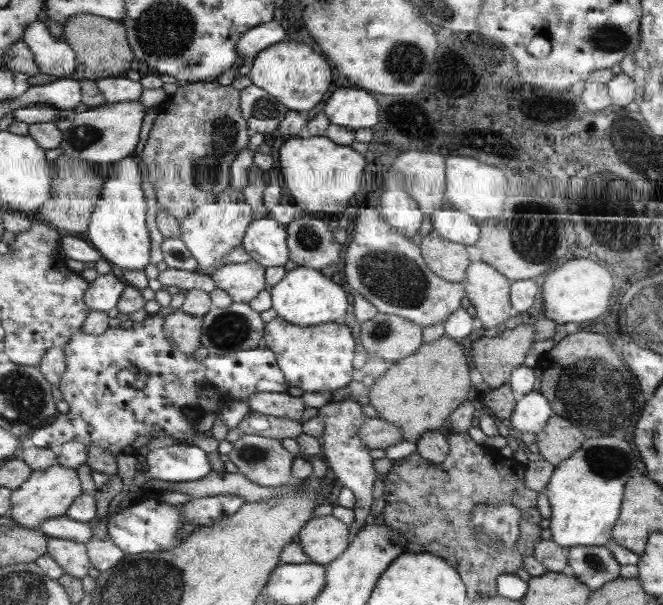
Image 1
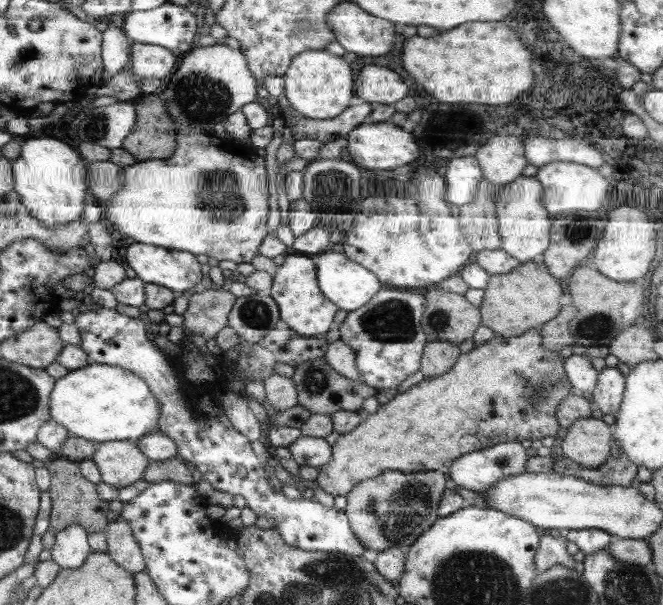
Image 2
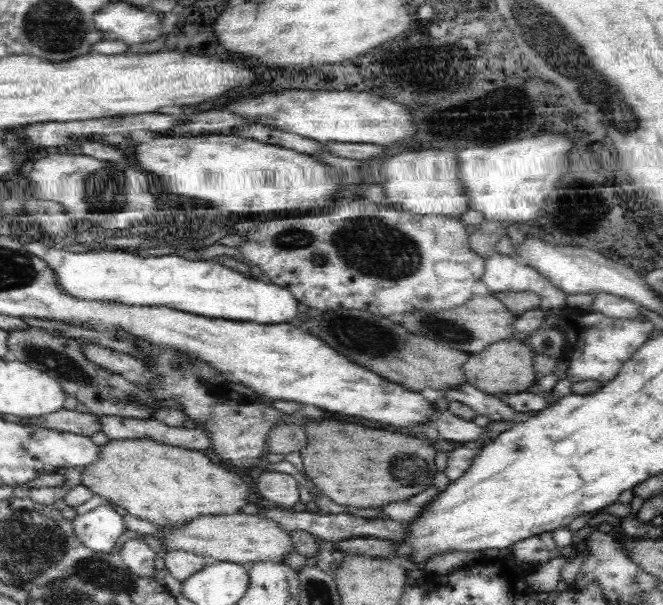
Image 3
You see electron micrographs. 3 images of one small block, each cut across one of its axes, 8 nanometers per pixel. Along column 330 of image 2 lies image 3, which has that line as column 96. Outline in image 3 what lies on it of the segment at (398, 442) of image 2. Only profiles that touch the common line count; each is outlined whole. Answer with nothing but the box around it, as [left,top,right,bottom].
[80,438,250,526]

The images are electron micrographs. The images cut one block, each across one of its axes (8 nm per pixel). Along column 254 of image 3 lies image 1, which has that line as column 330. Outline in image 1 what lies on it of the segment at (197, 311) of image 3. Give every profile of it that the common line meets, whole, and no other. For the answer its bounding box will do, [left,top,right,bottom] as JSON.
[271,266,347,326]

